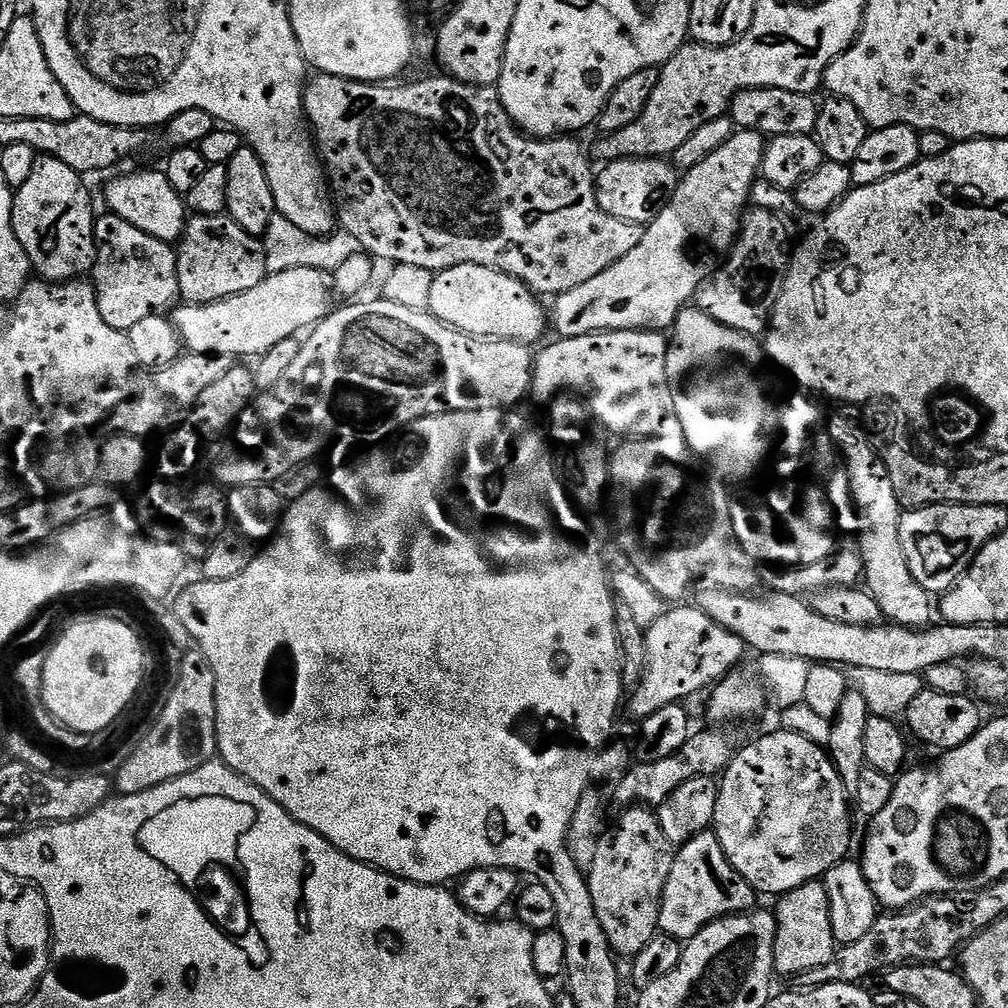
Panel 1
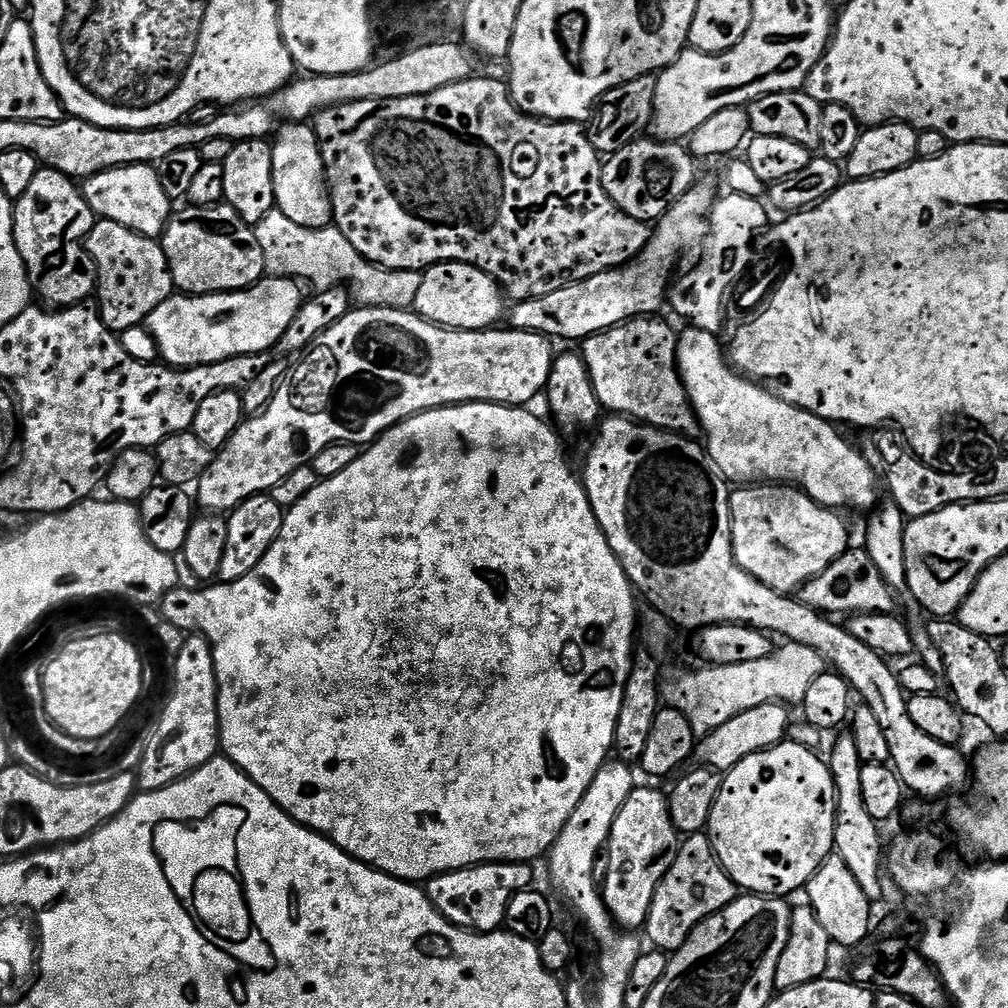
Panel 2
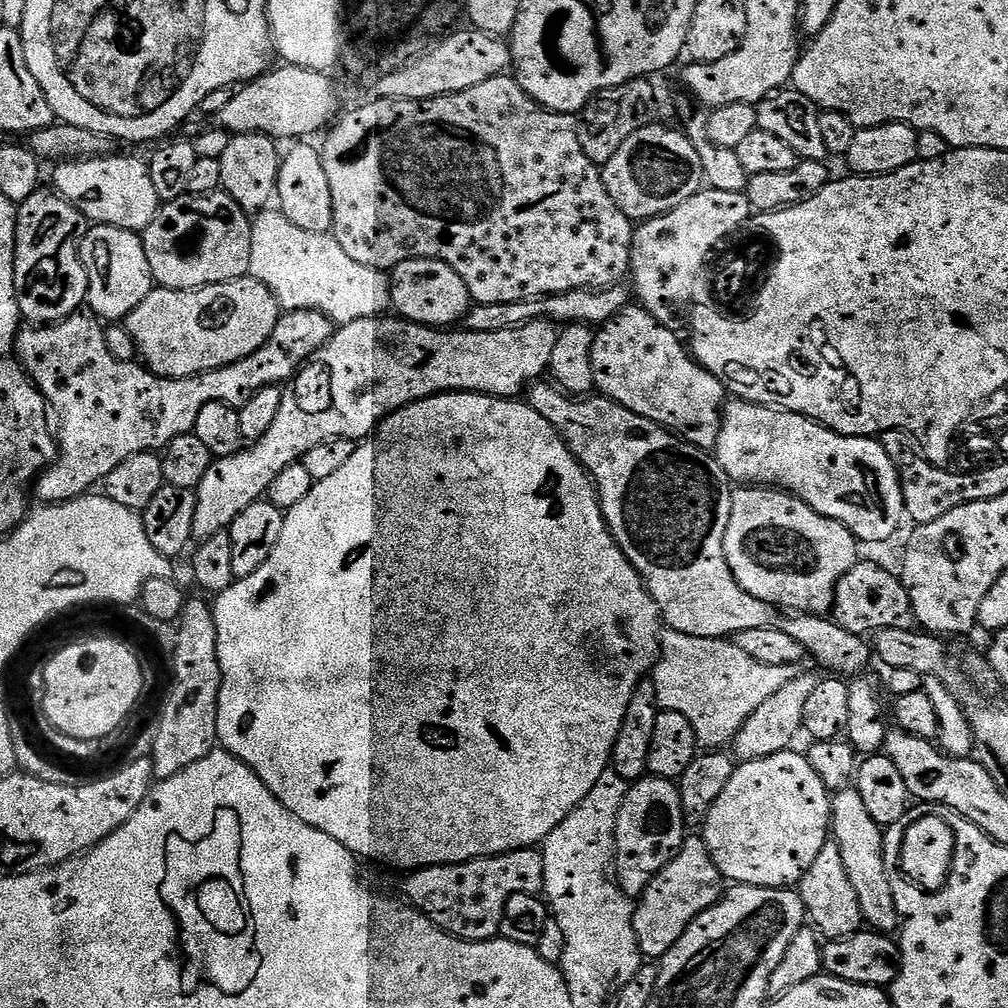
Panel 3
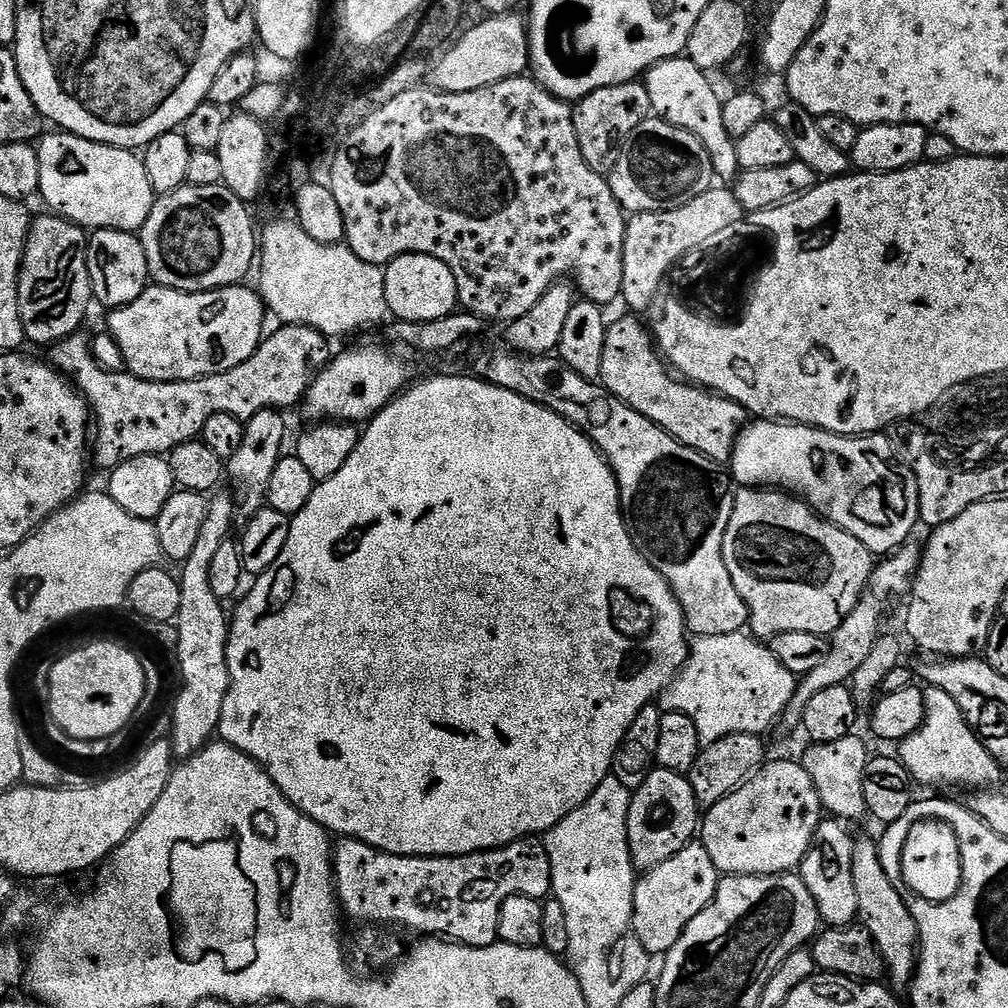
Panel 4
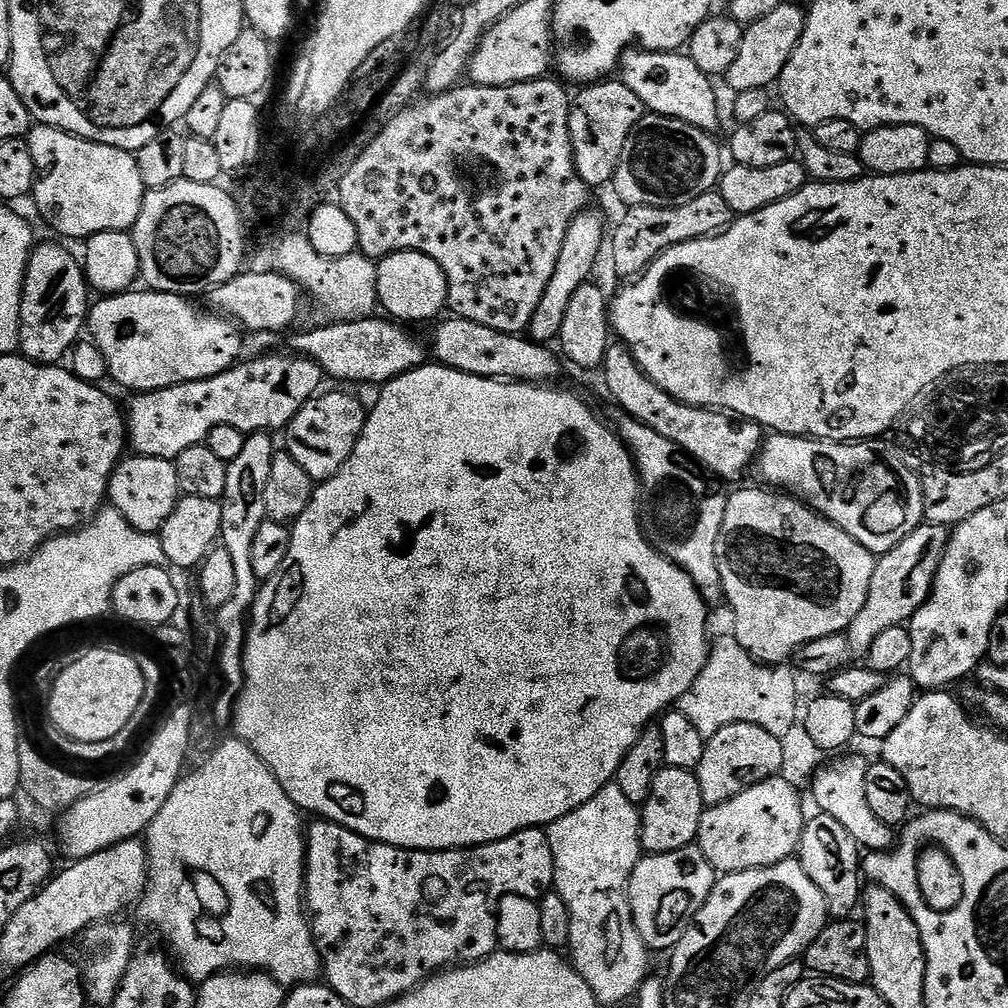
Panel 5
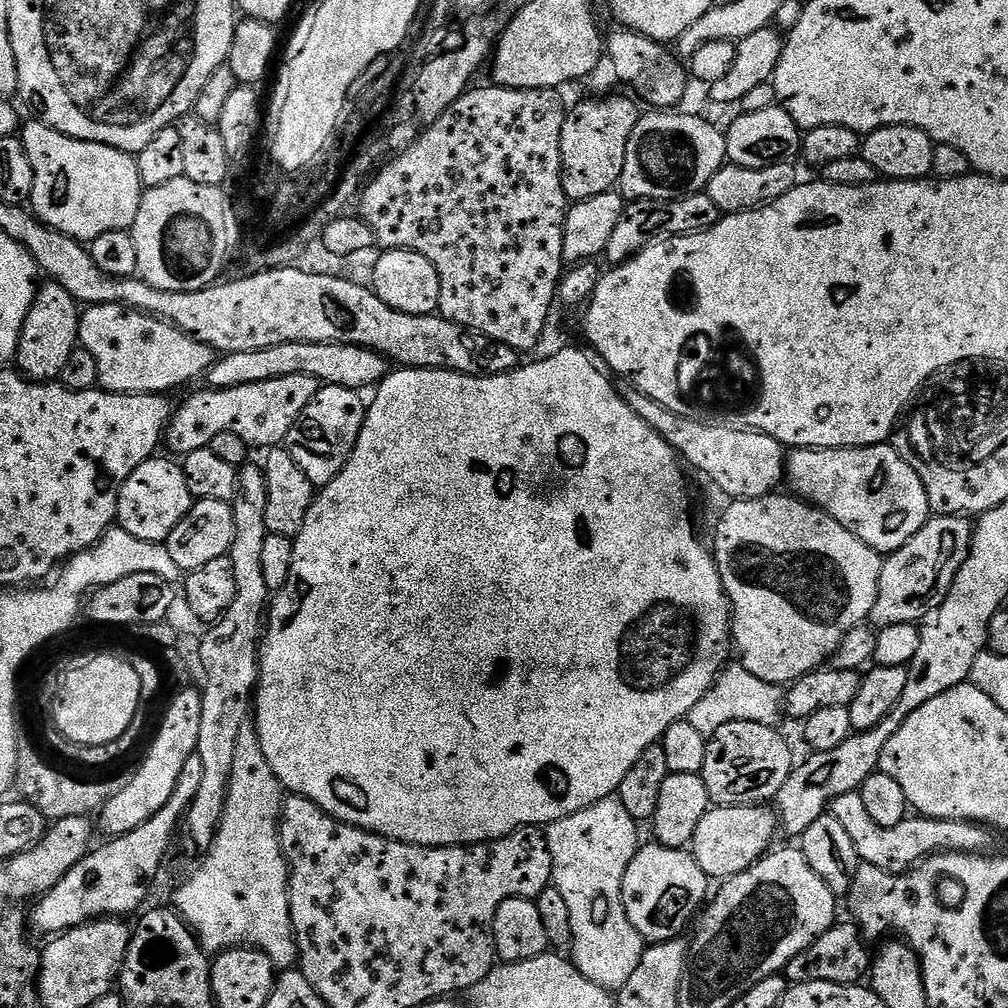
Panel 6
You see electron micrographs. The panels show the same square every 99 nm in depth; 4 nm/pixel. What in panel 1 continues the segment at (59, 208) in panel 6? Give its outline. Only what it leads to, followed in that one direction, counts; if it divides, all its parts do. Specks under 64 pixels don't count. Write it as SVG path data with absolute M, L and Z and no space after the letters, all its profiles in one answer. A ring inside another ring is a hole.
M163 171L132 172L129 176L120 176L109 182L104 200L108 203L107 211L111 215L130 222L130 226L138 226L138 230L154 238L176 242L183 237L186 227L186 200L181 193L174 190L174 186L170 186Z

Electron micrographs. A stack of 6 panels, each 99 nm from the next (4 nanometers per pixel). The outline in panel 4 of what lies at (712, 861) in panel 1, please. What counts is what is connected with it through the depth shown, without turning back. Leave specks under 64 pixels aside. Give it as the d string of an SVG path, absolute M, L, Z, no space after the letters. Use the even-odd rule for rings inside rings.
M693 842L678 850L674 858L666 858L662 866L654 866L636 881L632 925L638 942L650 954L668 953L678 938L690 926L693 918L716 897L716 888L722 879L703 843Z

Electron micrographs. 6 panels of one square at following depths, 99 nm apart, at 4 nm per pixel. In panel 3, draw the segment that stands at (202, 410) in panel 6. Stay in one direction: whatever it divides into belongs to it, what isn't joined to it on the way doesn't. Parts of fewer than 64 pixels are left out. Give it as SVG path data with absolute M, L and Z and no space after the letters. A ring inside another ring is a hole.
M316 309L285 311L274 326L274 334L270 334L270 338L262 346L258 346L254 354L227 364L225 368L201 372L198 378L165 380L162 376L156 376L143 363L117 358L108 345L105 325L91 311L75 312L56 324L21 327L16 335L15 359L24 365L24 371L36 383L47 407L60 415L56 462L40 473L34 485L35 499L37 496L45 505L77 500L80 496L91 493L95 489L92 487L95 484L97 487L107 478L114 466L122 466L126 458L143 452L159 453L170 442L174 442L174 438L192 432L202 406L210 402L222 402L238 410L266 386L287 385L315 352L326 346L326 342L330 342L333 331L333 320L326 313Z

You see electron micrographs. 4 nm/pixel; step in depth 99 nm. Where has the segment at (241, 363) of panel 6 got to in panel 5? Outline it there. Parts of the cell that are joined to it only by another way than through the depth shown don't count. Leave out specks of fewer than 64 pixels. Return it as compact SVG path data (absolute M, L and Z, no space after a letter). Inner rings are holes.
M391 319L344 320L325 323L324 328L300 332L292 340L291 351L313 360L325 377L345 380L348 384L376 384L383 386L396 376L412 372L426 363L426 344L407 332L405 325Z

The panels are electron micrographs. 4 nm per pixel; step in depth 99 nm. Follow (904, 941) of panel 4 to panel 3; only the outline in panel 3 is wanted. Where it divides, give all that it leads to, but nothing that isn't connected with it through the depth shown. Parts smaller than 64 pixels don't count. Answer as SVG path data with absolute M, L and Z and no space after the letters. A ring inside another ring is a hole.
M845 786L832 796L831 839L842 854L842 863L850 877L850 886L858 894L858 906L862 906L864 924L869 929L892 934L897 931L898 917L894 906L894 894L890 891L890 878L886 878L886 858L884 857L885 829L874 818L870 818L862 794L854 786Z

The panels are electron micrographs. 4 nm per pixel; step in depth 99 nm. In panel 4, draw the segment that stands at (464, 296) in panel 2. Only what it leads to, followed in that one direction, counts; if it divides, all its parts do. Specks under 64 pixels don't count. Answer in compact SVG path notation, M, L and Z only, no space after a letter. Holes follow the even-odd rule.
M406 254L391 260L383 271L388 311L397 321L434 322L434 318L446 318L457 311L460 287L446 262L426 254Z

